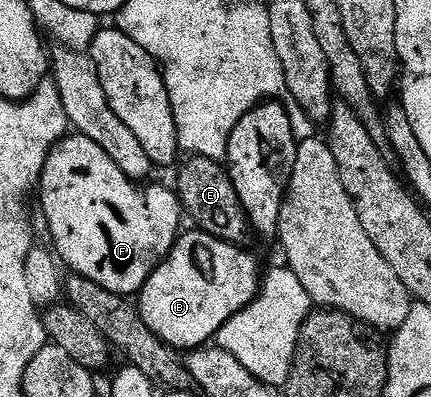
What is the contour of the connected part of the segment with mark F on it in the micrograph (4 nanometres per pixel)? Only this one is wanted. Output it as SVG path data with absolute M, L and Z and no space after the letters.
M76 133L75 138L71 137L64 137L52 150L41 179L43 206L47 209L47 222L55 237L54 249L76 275L101 284L101 288L109 288L109 292L138 295L155 269L167 261L181 237L185 219L183 203L174 189L135 190L136 183L114 162L105 148L80 133Z

